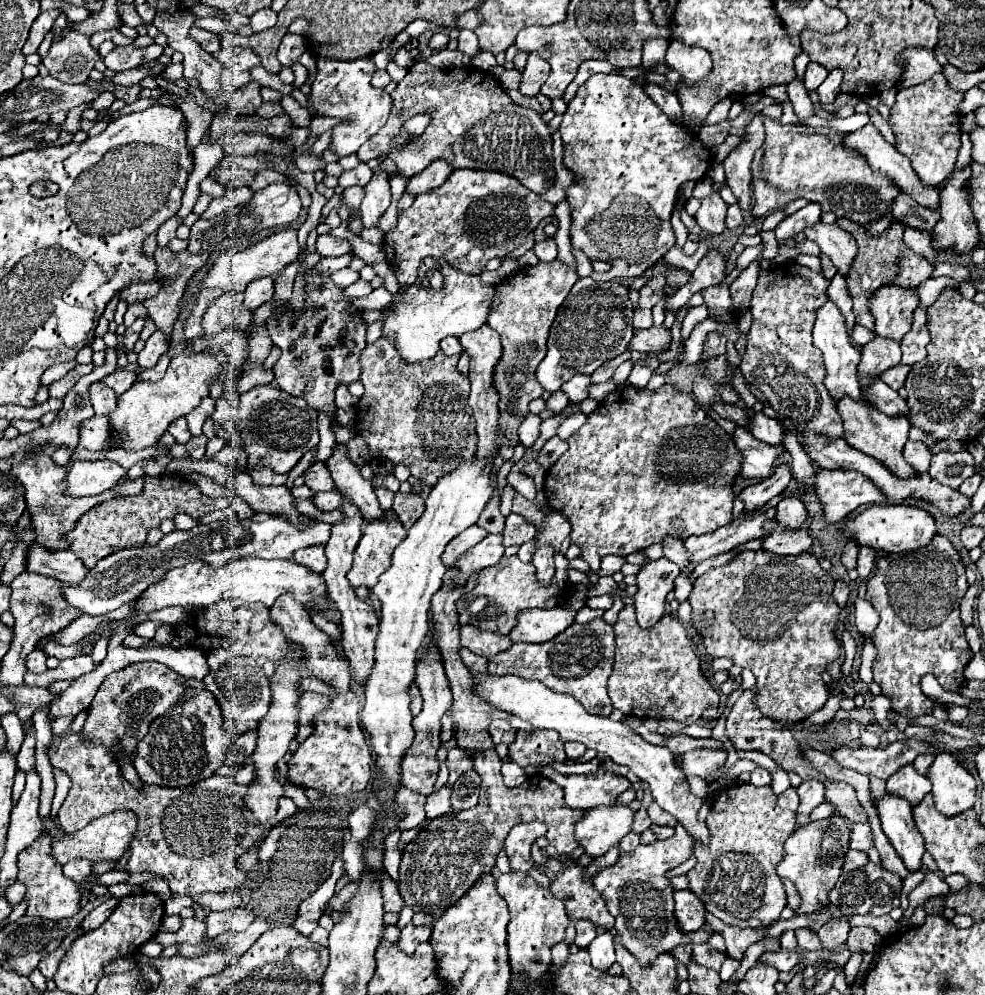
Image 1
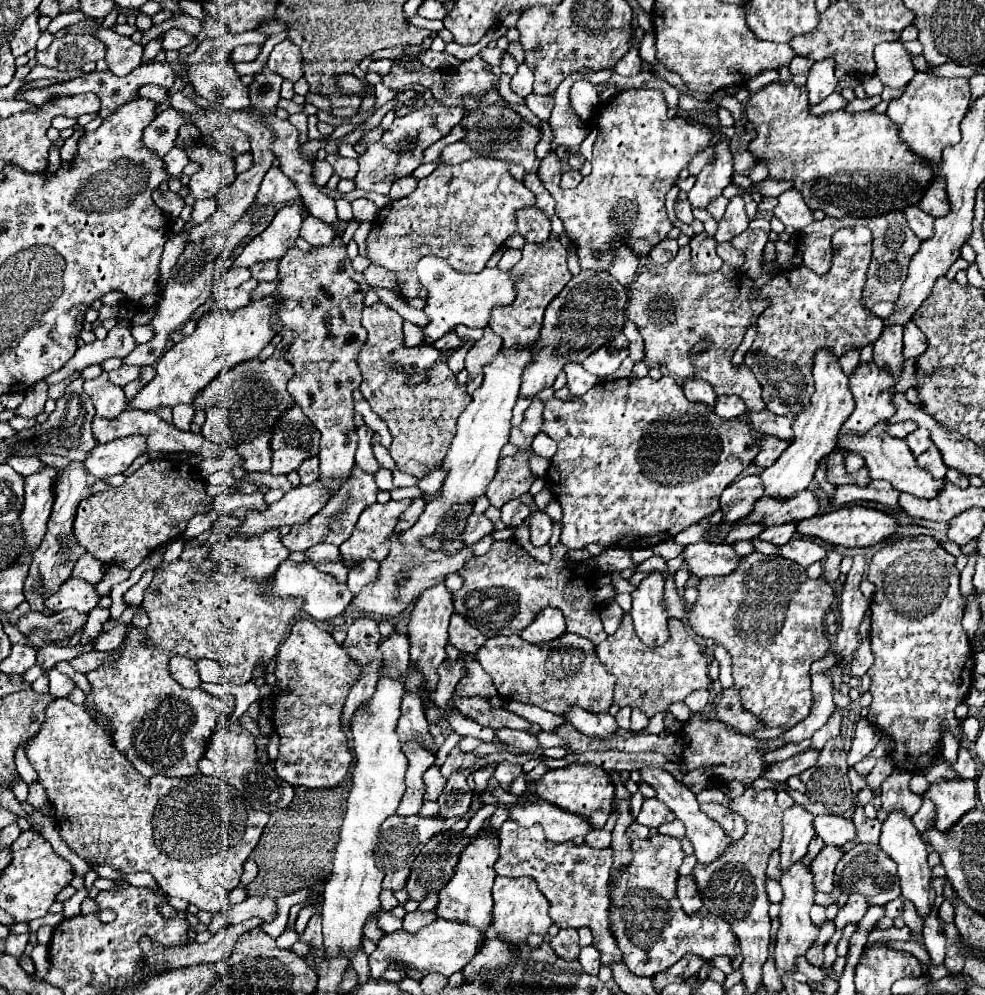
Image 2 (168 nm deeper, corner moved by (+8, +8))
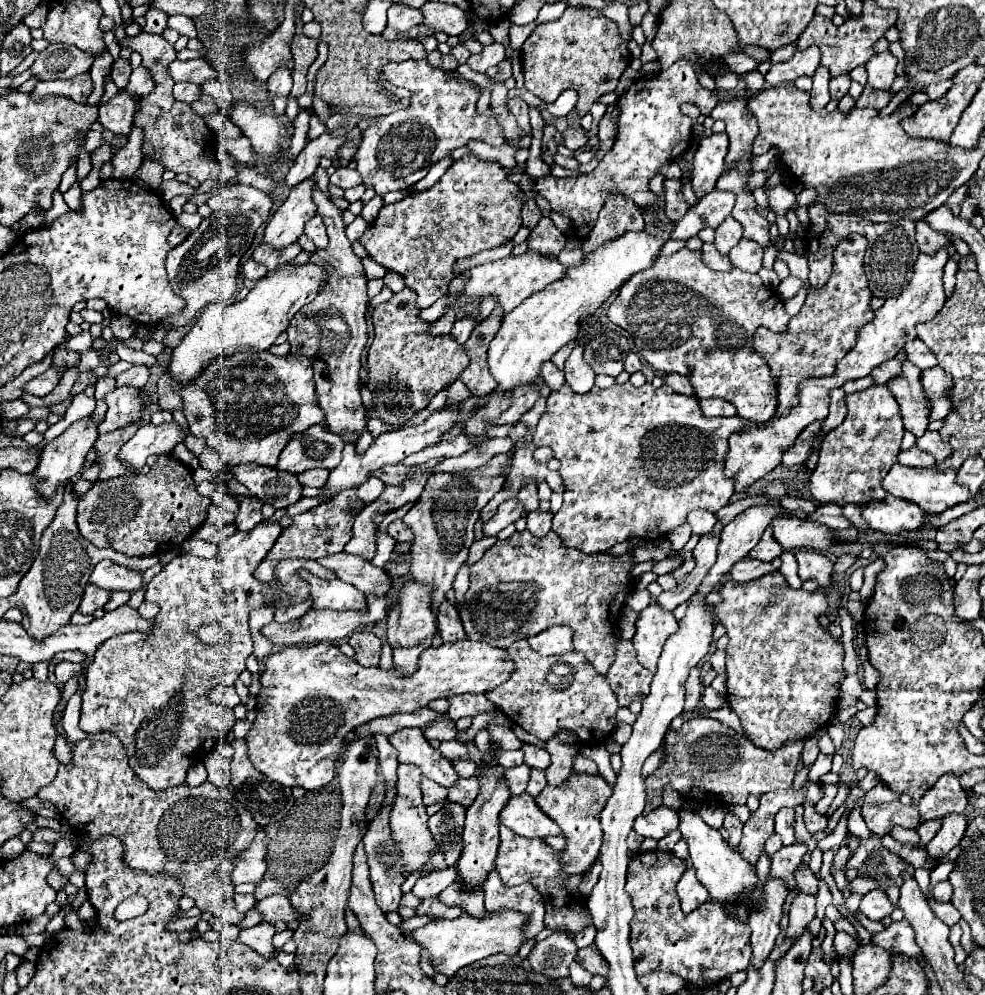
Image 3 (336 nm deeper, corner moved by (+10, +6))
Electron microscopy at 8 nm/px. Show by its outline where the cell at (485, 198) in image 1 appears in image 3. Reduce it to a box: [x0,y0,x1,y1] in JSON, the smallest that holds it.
[360,154,524,308]

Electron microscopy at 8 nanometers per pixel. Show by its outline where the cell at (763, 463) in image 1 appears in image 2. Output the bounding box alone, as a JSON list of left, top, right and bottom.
[754,436,790,468]

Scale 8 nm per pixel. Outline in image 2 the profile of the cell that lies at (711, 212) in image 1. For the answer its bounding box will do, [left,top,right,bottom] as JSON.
[688,140,732,208]

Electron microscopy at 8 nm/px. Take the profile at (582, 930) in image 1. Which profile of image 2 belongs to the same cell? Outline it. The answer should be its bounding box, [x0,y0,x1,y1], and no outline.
[550,928,580,960]

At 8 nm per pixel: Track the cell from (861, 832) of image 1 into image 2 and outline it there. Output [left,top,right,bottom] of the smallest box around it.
[814,816,854,846]

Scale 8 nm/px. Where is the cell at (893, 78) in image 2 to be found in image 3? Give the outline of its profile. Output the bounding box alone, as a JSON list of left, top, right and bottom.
[866,52,896,90]

